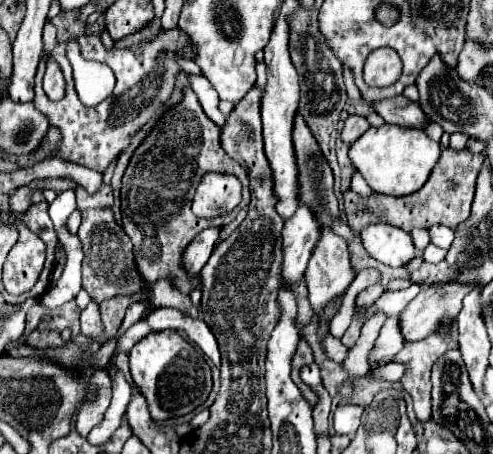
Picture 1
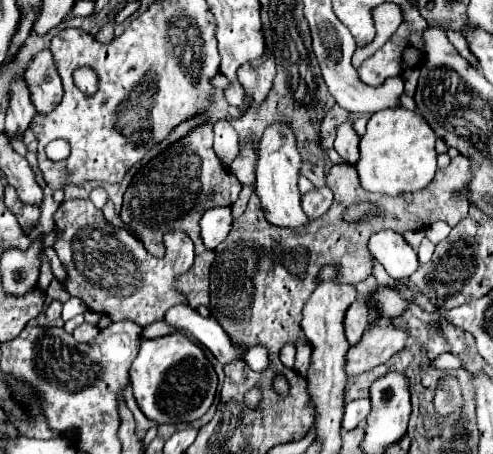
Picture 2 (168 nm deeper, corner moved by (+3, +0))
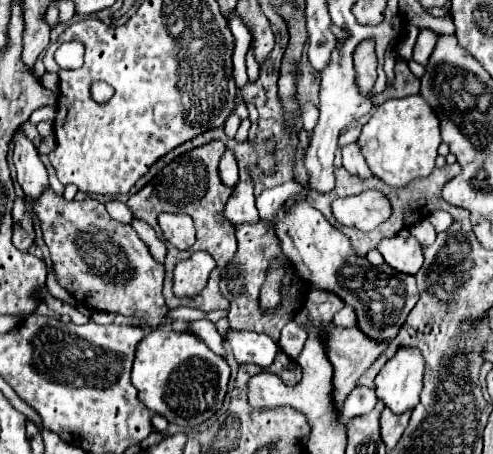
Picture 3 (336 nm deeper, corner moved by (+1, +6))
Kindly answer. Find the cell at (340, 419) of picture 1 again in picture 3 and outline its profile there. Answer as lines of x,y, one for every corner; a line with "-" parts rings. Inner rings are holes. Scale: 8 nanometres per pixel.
355,386
347,400
343,402
343,418
345,420
351,420
355,416
363,416
367,412
373,410
373,406
377,404
377,396
371,388
367,386

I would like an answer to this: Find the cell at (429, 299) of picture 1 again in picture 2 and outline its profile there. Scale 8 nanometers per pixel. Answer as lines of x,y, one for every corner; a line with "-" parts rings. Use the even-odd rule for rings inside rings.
379,322
377,326
365,330
359,344
349,348
345,358
345,372
353,376
363,374
379,364
385,364
393,354
403,350
405,342
405,330
393,326
393,322

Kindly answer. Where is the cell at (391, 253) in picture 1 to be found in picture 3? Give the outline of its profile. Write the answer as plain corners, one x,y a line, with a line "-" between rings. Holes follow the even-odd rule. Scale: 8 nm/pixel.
393,236
393,238
383,238
377,246
385,262
405,274
417,274
417,270
423,266
423,248
421,244
409,236

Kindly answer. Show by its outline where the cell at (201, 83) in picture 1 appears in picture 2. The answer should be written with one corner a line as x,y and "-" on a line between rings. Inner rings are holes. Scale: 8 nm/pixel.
215,122
215,154
219,162
229,170
231,162
239,154
239,136
233,130
231,122

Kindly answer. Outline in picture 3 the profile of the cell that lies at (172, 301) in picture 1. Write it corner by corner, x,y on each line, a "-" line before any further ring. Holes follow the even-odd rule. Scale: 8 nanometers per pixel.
47,188
39,200
25,200
25,204
41,222
43,240
51,252
57,282
79,306
133,316
151,330
159,328
169,310
161,294
165,266
151,256
145,242
139,240
129,224
111,220
105,206
95,198
69,202
51,188

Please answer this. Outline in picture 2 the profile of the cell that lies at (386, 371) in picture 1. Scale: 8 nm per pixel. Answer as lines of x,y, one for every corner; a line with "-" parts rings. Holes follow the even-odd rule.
443,353
431,363
432,368
439,369
459,369
463,368
462,361
450,353

